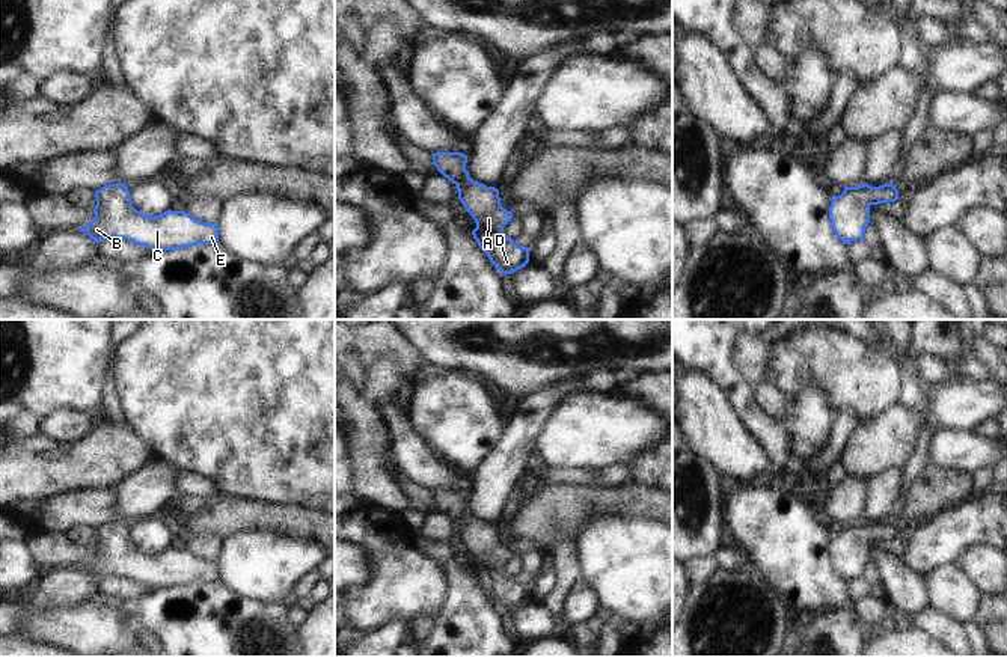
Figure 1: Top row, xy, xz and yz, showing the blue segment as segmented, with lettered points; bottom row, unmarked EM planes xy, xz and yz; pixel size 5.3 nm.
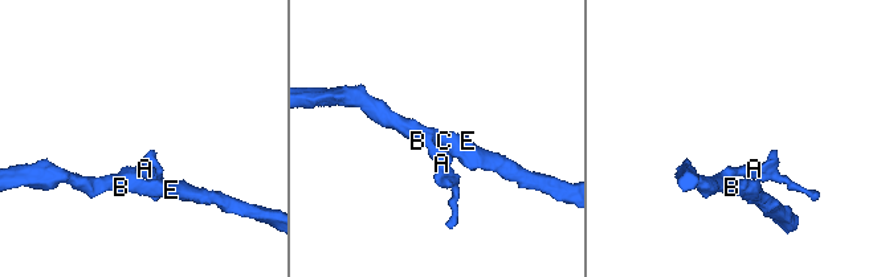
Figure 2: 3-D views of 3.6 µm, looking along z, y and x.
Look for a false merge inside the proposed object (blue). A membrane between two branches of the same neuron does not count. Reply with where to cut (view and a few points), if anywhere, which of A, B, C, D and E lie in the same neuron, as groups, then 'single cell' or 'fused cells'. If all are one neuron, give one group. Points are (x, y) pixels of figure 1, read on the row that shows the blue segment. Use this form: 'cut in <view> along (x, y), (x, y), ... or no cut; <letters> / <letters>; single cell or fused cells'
no cut; A B C D E; single cell

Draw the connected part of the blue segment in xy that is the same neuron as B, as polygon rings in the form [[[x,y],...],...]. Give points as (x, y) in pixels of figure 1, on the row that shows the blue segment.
[[[116,182],[95,191],[95,218],[80,231],[95,243],[122,238],[151,250],[178,250],[197,244],[219,243],[216,223],[204,223],[185,211],[145,215],[131,203],[128,187]]]

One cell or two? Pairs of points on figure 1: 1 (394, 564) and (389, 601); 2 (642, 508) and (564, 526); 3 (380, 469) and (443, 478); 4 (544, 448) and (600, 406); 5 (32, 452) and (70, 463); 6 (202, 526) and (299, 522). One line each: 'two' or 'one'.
1: one
2: one
3: two
4: one
5: one
6: one

